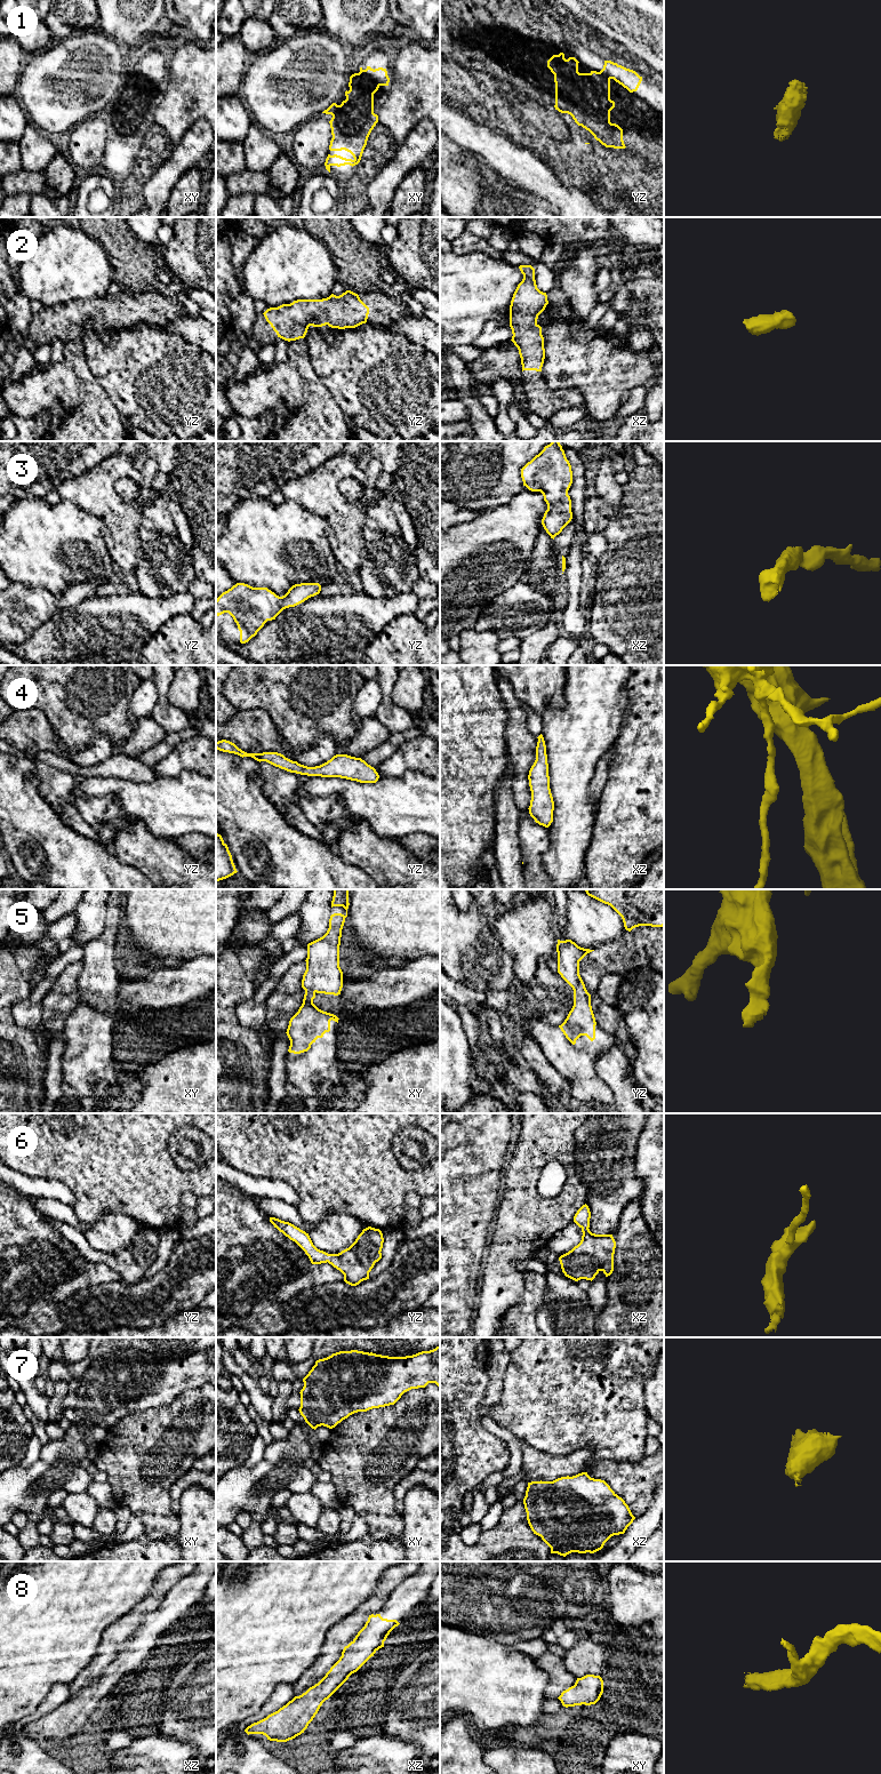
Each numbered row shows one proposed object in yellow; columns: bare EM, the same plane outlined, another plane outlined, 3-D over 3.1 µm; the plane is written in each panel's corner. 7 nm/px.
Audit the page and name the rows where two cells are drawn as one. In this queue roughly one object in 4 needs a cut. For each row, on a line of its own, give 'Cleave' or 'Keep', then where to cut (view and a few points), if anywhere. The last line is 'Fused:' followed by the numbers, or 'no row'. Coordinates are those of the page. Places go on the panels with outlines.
1: Cleave. Split along xy (360, 71), (381, 85)
2: Keep. No split
3: Keep. No split
4: Keep. No split
5: Keep. No split
6: Keep. No split
7: Keep. No split
8: Keep. No split
Fused: 1

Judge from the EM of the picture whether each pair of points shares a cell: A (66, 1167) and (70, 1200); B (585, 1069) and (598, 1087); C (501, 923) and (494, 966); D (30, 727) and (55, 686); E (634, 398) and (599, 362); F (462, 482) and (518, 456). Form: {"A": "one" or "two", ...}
{"A": "two", "B": "one", "C": "two", "D": "two", "E": "two", "F": "one"}

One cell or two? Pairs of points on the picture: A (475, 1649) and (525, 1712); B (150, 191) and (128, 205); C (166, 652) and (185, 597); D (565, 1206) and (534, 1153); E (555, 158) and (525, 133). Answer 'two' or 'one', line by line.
A: one
B: two
C: two
D: one
E: one

